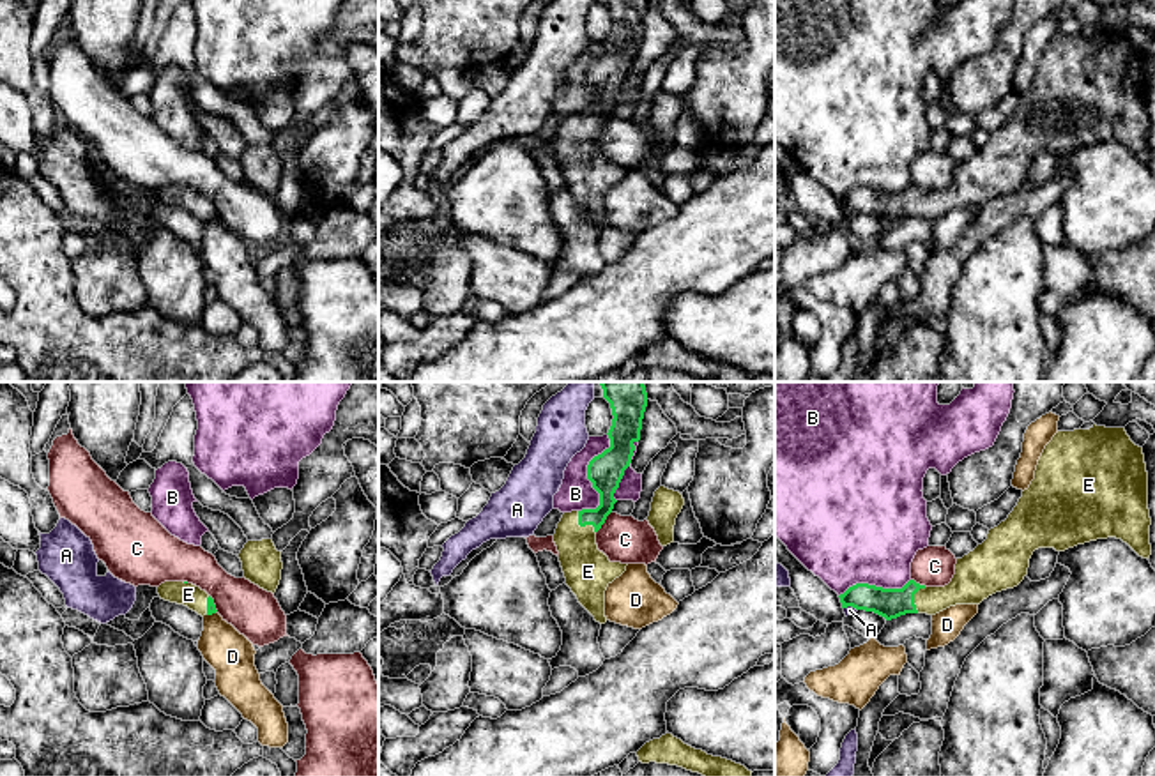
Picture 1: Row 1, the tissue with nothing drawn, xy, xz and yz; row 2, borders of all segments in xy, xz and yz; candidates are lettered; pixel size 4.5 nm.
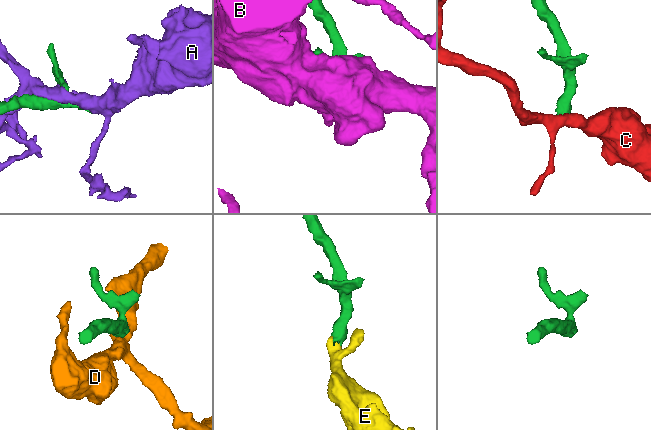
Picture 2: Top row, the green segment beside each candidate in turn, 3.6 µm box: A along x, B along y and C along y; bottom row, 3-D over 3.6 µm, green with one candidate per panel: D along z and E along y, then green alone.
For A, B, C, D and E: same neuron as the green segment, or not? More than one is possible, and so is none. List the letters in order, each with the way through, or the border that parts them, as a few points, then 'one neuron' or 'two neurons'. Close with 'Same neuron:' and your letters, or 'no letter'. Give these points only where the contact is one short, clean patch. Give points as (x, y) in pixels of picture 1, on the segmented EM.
A: two neurons
B: two neurons
C: along xz (611, 511), (596, 532) | two neurons
D: along xy (216, 610), (207, 616) | two neurons
E: across xz (605, 476), (605, 506), (582, 525), (582, 564), (588, 571) | one neuron
Same neuron: E

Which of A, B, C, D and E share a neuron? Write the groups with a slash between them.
A / B / C / D / E

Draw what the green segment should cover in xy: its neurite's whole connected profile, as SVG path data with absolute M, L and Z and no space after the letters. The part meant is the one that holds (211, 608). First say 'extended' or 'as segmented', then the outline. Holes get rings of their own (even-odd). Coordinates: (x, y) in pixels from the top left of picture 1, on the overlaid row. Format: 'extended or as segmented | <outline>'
extended | M164 582L157 587L157 594L161 599L184 605L202 617L218 612L214 599L205 590L193 583Z

